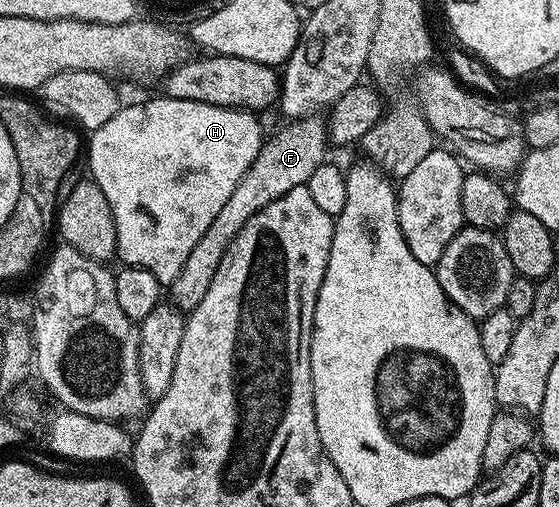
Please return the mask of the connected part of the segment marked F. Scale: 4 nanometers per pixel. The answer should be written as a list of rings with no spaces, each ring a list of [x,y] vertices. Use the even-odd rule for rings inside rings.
[[[314,114],[296,119],[287,124],[288,128],[280,127],[272,140],[271,137],[264,139],[262,150],[257,154],[257,158],[253,158],[253,166],[245,170],[241,182],[237,182],[237,190],[233,190],[229,202],[225,202],[225,207],[217,213],[217,218],[213,218],[201,242],[193,246],[189,258],[185,258],[185,266],[181,266],[181,274],[177,274],[175,281],[169,285],[170,303],[180,312],[189,314],[195,309],[197,302],[205,298],[209,282],[213,282],[213,274],[217,274],[217,266],[221,266],[225,250],[229,250],[233,238],[241,234],[241,226],[245,226],[245,222],[249,222],[253,214],[265,210],[269,202],[277,202],[281,194],[289,194],[289,190],[304,187],[309,174],[313,174],[313,170],[317,170],[317,166],[321,166],[328,159],[327,125],[322,119],[318,120],[319,118]]]

